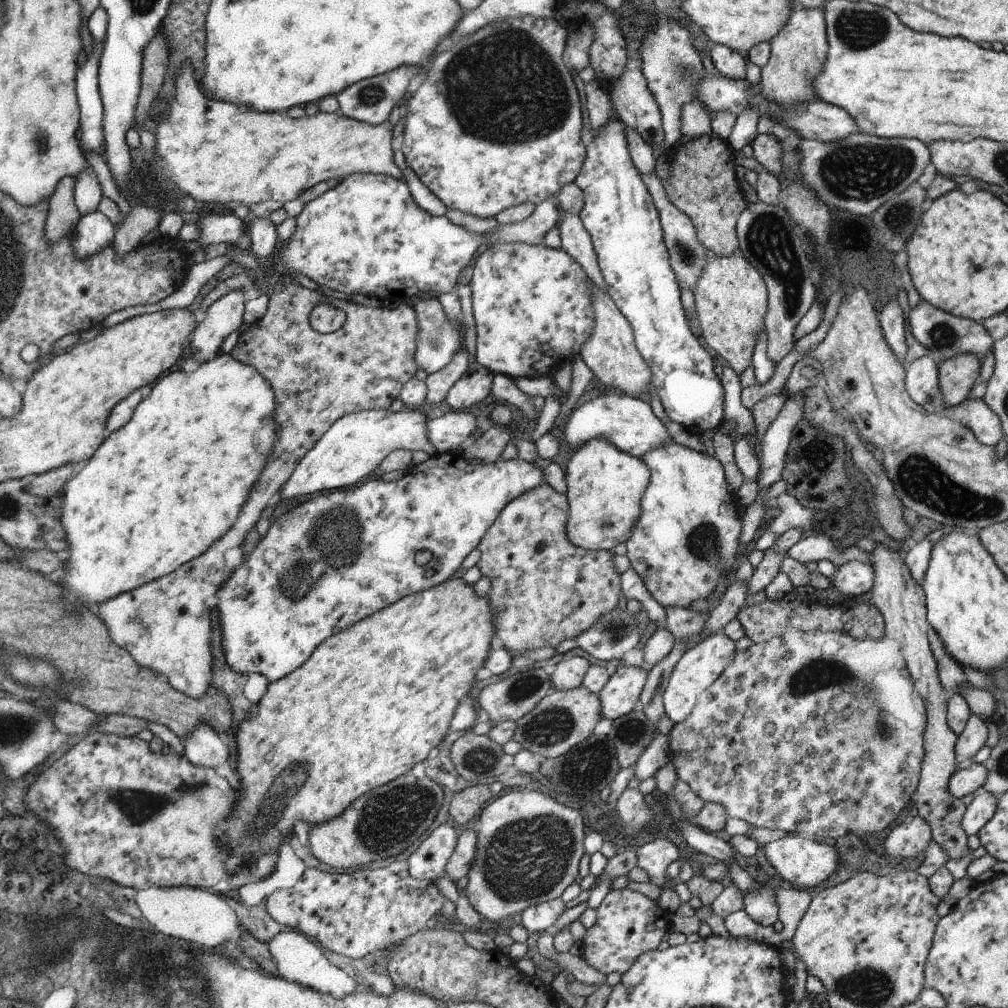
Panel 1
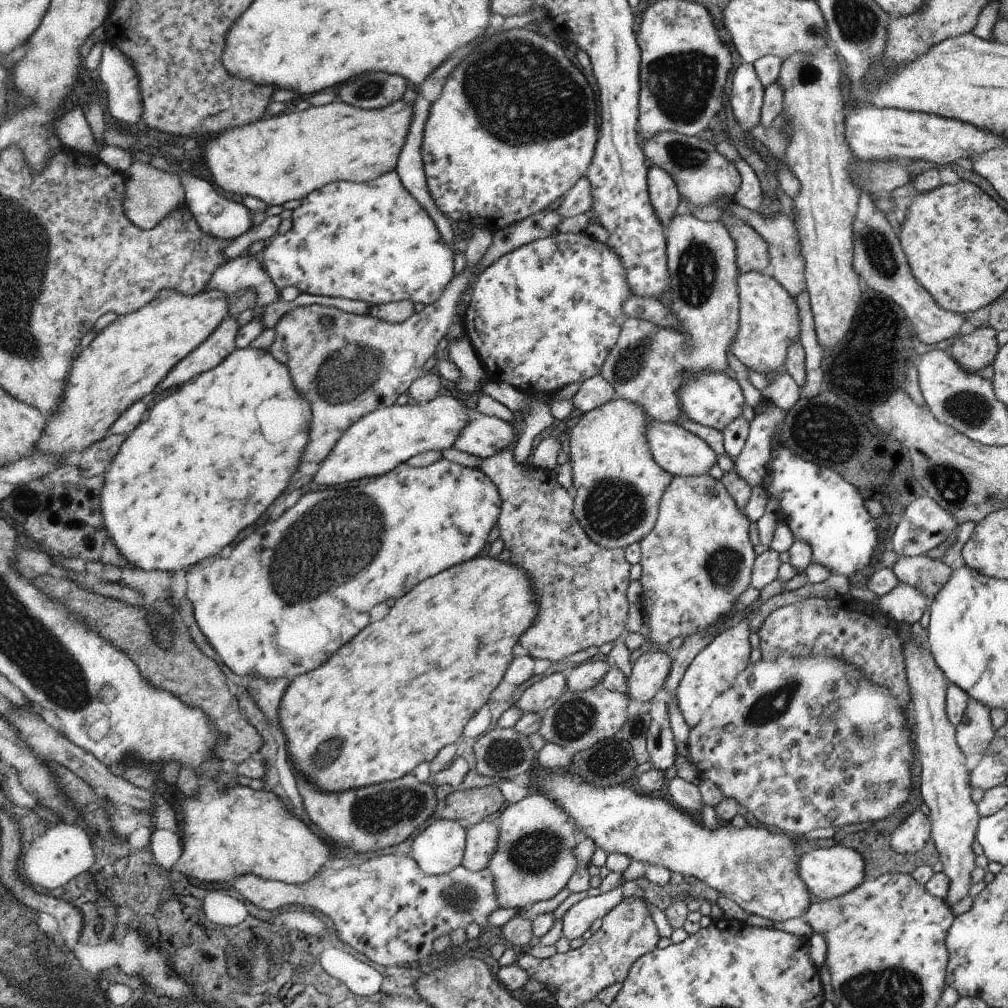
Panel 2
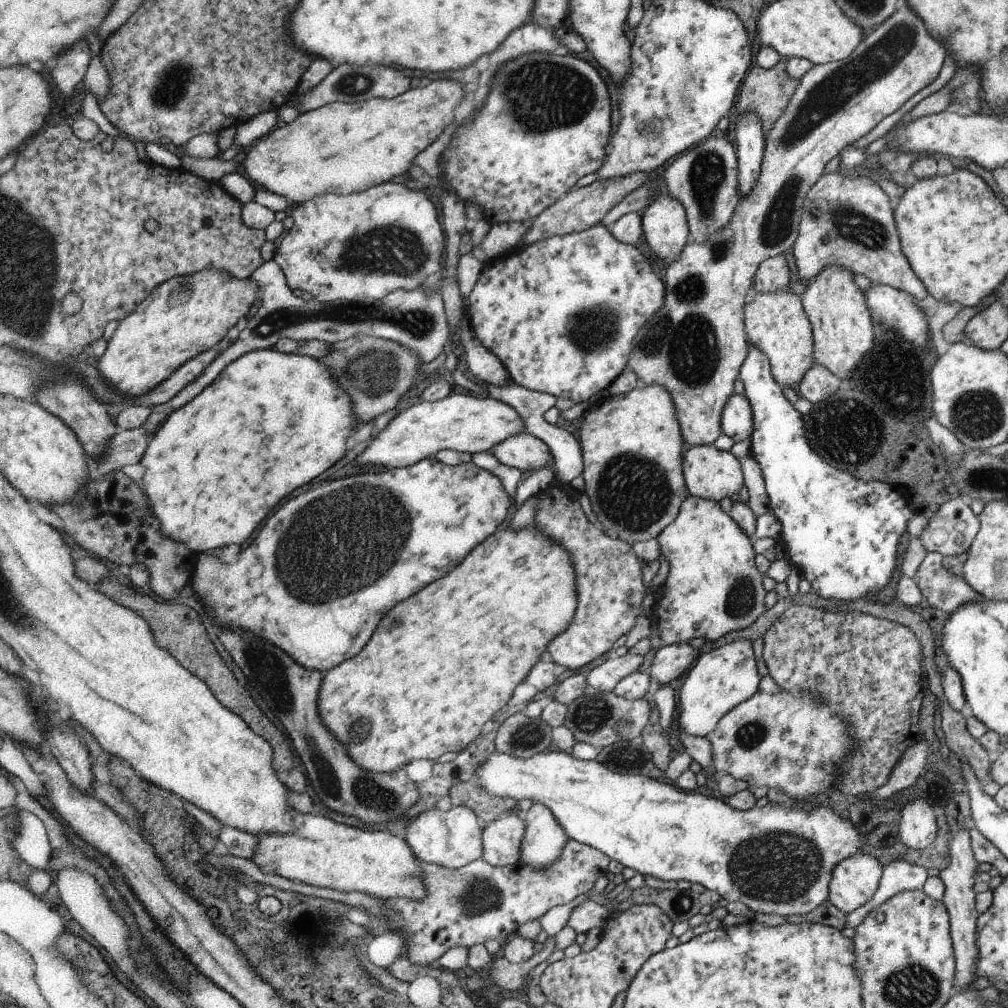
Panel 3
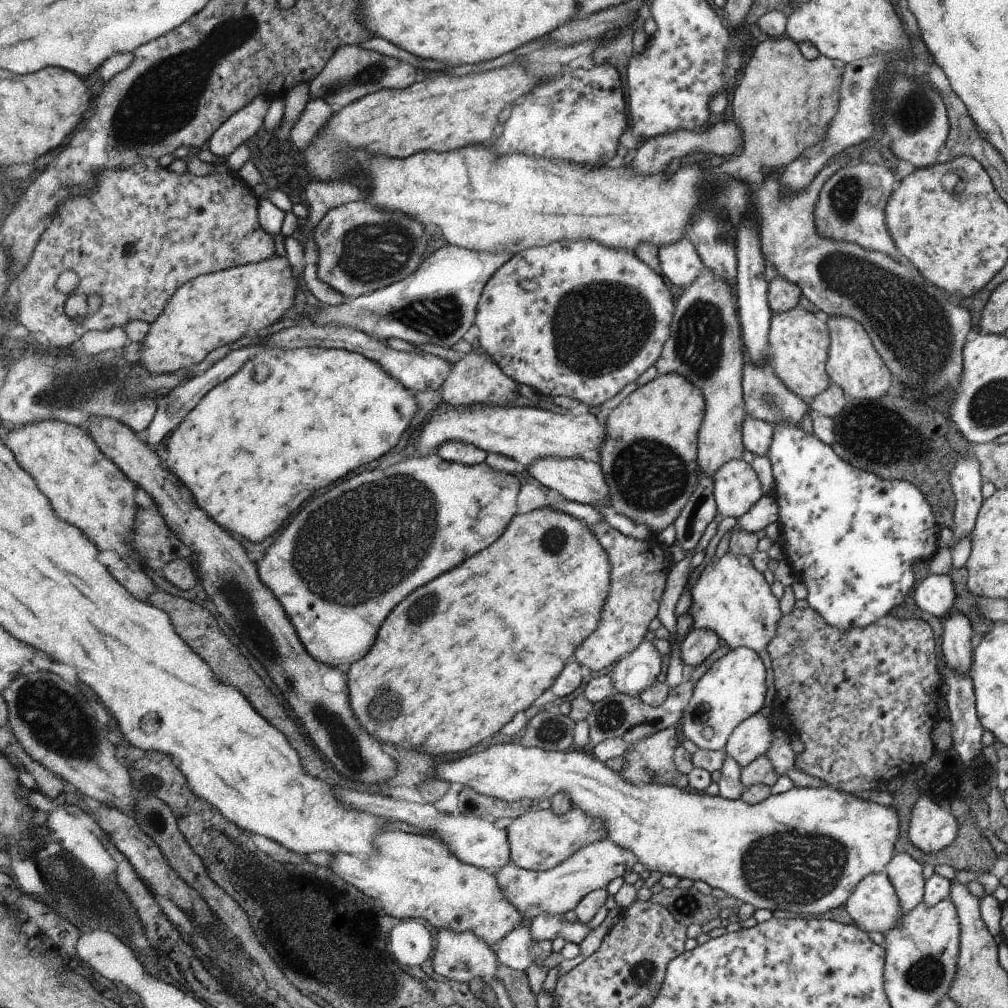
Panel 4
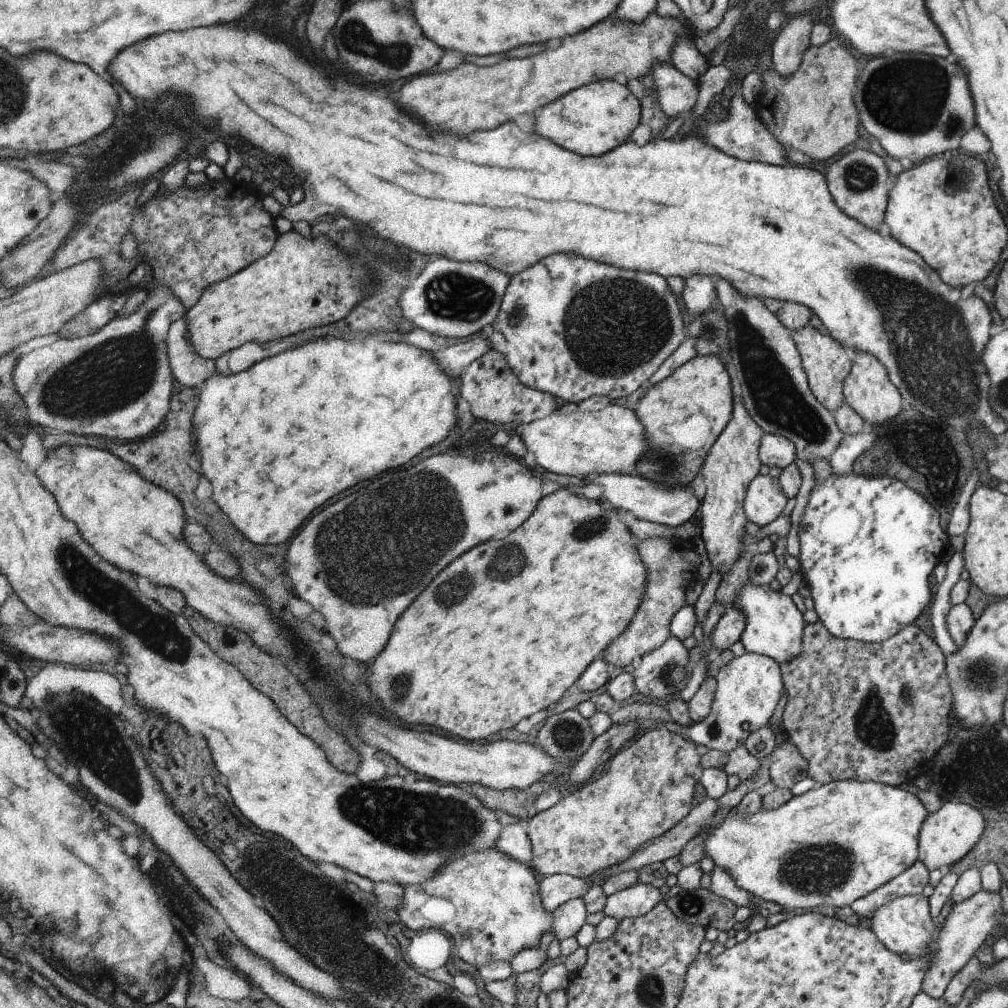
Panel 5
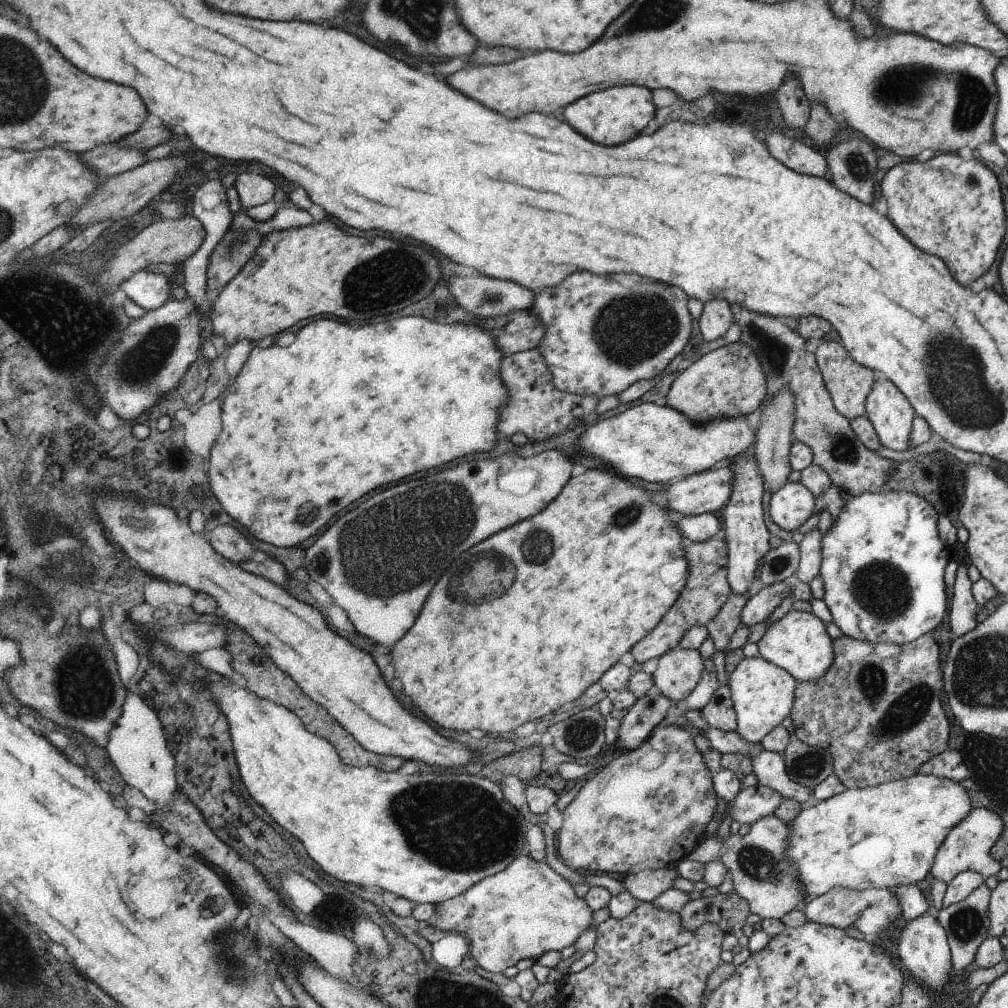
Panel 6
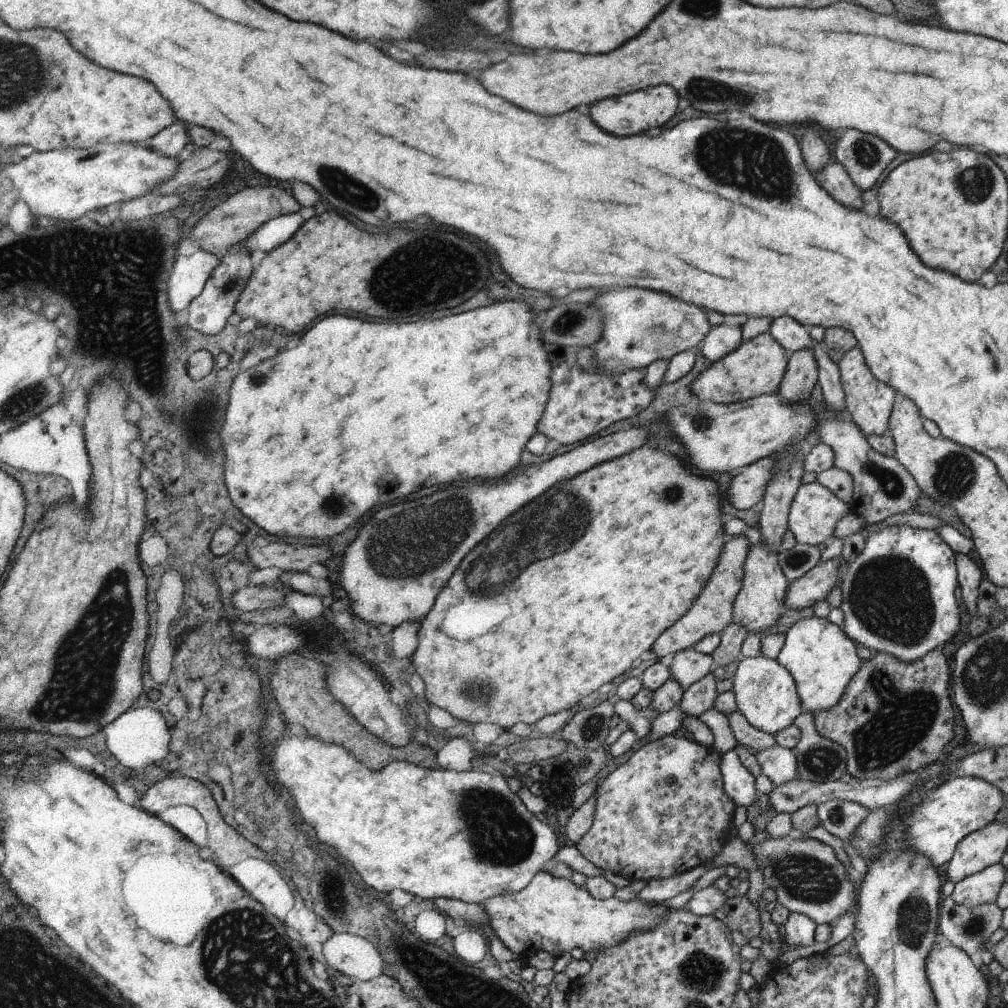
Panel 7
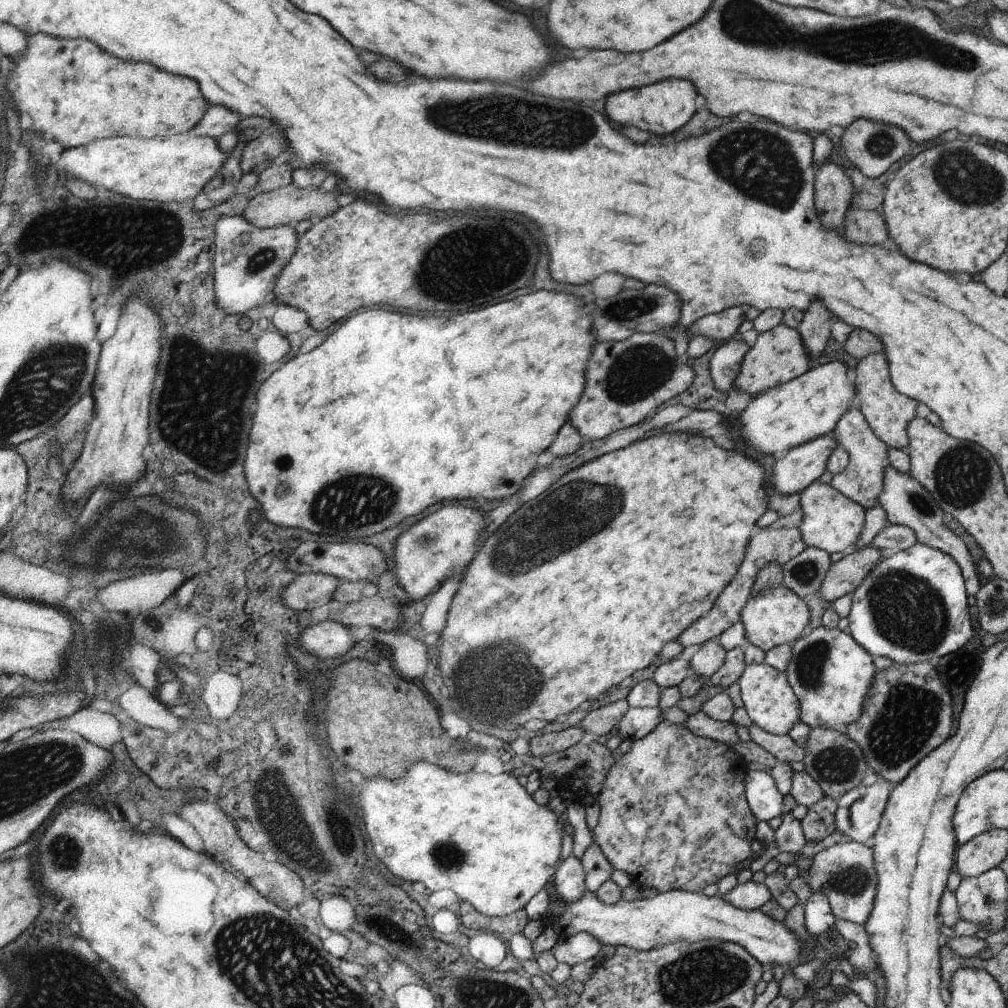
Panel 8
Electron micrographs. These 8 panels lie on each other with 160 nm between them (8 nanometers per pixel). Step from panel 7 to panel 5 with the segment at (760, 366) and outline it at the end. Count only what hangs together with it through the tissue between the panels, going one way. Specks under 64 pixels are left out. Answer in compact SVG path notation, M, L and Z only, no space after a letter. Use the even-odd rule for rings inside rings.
M715 354L696 355L662 382L650 386L636 409L637 417L645 426L647 450L637 467L636 475L644 475L665 485L687 485L706 462L715 442L733 418L731 374L721 358Z

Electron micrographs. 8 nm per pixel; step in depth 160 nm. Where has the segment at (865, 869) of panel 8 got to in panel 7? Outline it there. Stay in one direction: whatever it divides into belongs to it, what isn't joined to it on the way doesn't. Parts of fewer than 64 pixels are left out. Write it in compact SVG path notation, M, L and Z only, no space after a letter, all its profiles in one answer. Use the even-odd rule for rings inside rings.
M799 835L788 837L772 838L758 836L750 840L752 847L755 846L758 862L762 864L764 871L764 885L766 888L775 888L778 895L777 903L789 908L790 912L799 912L805 914L819 924L831 924L839 917L855 908L855 888L851 875L846 870L842 860L836 857L836 850L832 846L821 842L820 840L803 840Z

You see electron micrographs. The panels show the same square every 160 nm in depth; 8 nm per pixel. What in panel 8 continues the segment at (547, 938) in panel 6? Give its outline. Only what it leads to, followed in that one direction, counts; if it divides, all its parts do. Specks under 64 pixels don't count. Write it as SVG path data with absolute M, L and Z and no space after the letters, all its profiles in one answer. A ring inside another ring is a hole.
M680 889L668 890L665 893L658 893L654 898L638 899L637 901L626 901L620 899L613 905L604 903L593 891L588 891L579 901L566 905L566 910L560 918L551 921L545 917L546 927L552 927L560 937L571 937L579 932L589 932L600 939L602 944L612 946L626 945L641 951L664 948L668 943L676 941L698 942L712 939L715 941L731 942L743 946L755 959L765 966L776 963L784 967L806 964L818 956L818 947L810 949L805 955L803 951L807 944L794 932L784 921L775 919L772 915L763 910L744 910L730 901L723 899L720 894L709 897L700 892L681 891Z

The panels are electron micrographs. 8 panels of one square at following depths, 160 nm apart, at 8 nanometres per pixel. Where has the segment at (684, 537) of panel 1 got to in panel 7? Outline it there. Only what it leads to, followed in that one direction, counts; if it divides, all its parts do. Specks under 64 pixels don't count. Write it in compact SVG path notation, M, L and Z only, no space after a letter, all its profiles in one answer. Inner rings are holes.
M824 617L802 619L787 632L785 644L776 660L791 671L802 709L811 713L834 709L863 663L858 657L854 641L842 627Z

